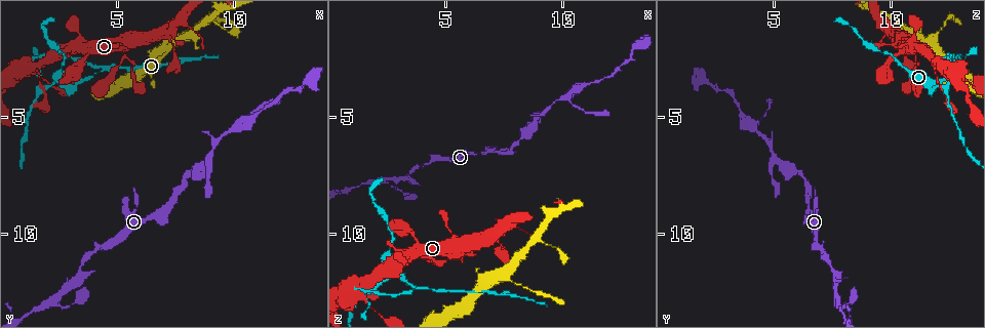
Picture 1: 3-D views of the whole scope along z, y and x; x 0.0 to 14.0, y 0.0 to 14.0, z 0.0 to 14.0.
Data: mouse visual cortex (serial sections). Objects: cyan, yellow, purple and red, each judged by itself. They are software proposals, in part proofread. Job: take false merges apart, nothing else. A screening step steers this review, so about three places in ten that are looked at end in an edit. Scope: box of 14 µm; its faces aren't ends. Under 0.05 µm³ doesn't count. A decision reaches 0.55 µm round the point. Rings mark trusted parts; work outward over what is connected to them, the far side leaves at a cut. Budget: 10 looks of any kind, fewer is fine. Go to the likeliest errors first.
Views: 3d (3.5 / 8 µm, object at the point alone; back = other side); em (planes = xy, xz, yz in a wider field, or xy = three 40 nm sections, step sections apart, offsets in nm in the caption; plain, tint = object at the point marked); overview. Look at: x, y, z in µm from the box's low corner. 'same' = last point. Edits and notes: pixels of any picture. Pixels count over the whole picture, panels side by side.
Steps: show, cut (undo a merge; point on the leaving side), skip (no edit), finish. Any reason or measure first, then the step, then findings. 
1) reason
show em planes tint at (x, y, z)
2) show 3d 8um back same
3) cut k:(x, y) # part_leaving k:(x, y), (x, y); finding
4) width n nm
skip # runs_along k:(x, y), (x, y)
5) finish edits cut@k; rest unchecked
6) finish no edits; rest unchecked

show 3d 3.5um at (7.6, 1.6, 11.9)

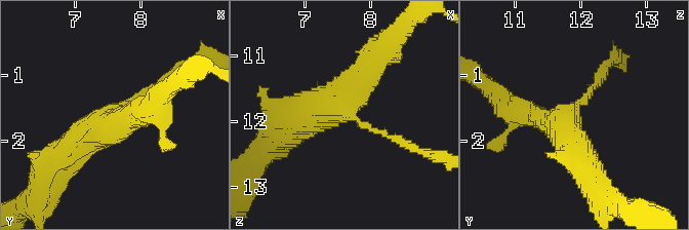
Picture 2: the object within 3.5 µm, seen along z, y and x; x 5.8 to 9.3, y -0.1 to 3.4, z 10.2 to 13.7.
arms 3; arm_widths 100, 400, 400 nm; now the EM
show em xy step 1 tint at (7.70, 1.60, 11.90)

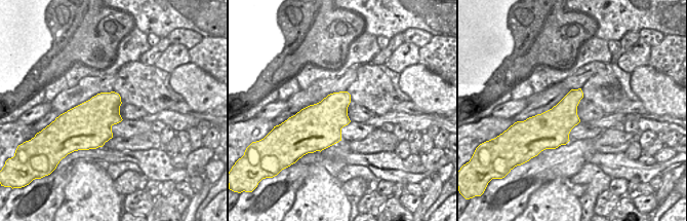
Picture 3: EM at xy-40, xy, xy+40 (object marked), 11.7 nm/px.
cut 2:(601, 73) # part_leaving 2:(590, 93), (610, 62), (621, 62); two cells meet here

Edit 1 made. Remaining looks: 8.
calibre changes
show 3d 3.5um back at (1.8, 3.7, 12.3)

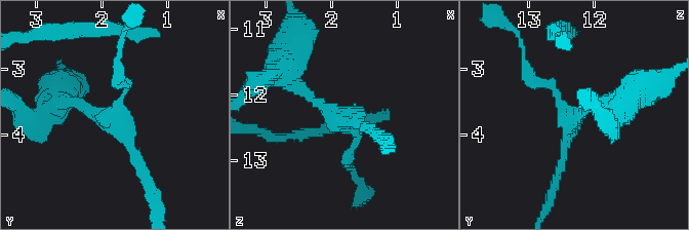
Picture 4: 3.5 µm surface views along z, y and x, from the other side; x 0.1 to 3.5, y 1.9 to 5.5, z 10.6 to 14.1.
show em xy step 2 tint at (1.80, 3.75, 12.35)

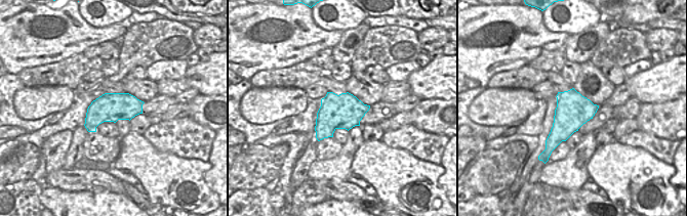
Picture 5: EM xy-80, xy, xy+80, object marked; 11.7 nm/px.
show em xy step 3 tint same

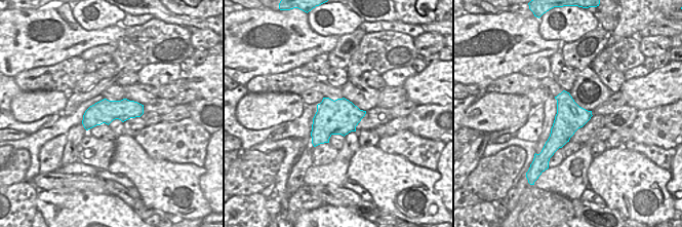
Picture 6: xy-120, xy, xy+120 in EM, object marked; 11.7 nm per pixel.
skip # runs_along 4:(61, 100), (115, 119), (146, 176); one cell here

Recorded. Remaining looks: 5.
show 3d 8um at (5.4, 2.4, 11.0)

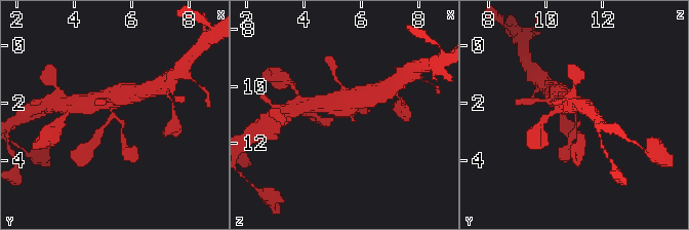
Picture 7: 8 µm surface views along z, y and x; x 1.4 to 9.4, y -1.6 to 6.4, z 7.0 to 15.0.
arms 3; arm_widths 150, 150, 600 nm
show em xy step 2 tint at (5.4, 2.5, 11.0)

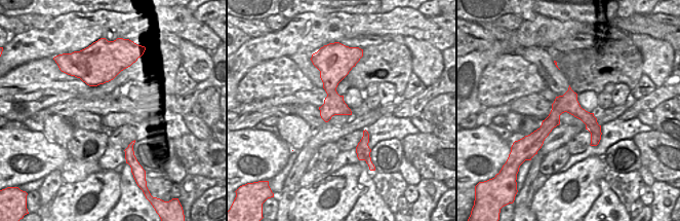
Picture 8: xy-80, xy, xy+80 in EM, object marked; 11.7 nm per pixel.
skip # runs_along 8:(598, 127), (562, 108), (538, 137); one cell here

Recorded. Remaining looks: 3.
a narrow waist
show 3d 3.5um at (4.0, 10.7, 7.1)

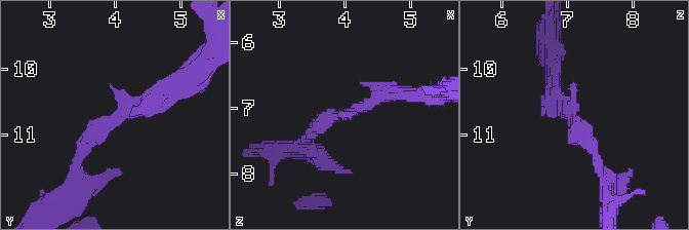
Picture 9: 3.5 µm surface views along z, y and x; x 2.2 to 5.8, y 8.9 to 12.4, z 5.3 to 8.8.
show em xy step 2 tint at (4.00, 10.80, 7.10)

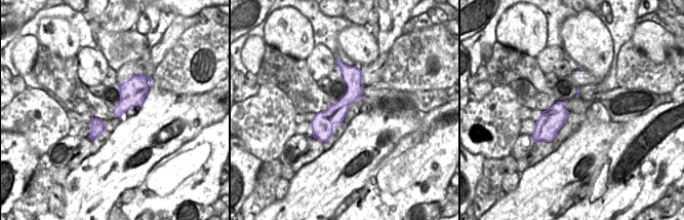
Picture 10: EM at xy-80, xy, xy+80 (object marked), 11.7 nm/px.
skip # runs_along 10:(343, 67), (352, 95), (322, 138); all the same cell

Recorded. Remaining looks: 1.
finish edits cut@2; rest unchecked

